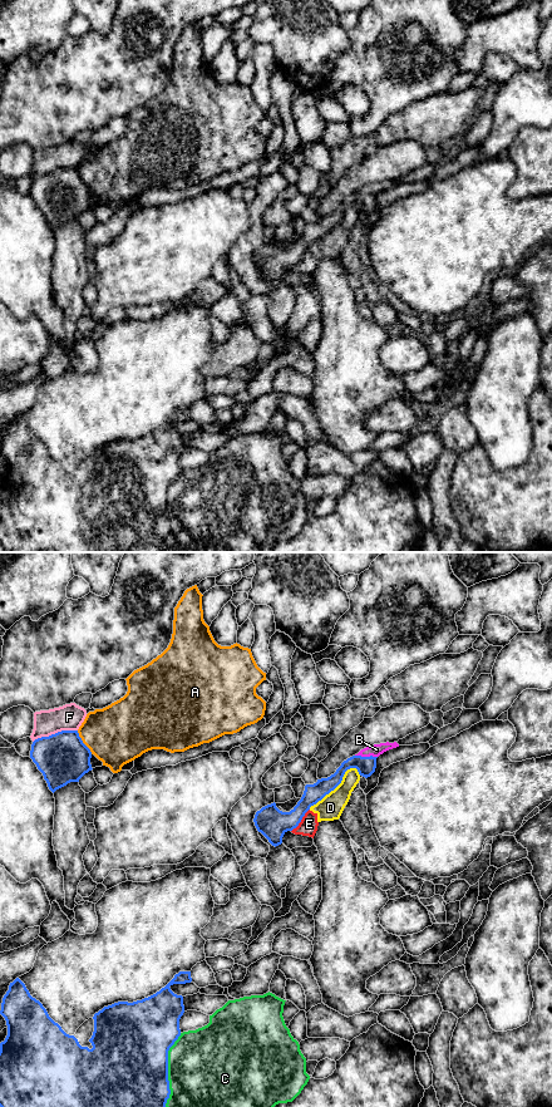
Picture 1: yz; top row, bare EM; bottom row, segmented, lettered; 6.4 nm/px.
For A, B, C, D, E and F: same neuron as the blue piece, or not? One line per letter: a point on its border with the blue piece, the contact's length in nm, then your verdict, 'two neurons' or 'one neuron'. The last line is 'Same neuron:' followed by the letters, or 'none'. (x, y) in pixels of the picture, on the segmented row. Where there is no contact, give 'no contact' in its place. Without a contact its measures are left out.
A: yz (82, 742) | 180 nm | two neurons
B: yz (366, 757) | 140 nm | two neurons
C: yz (167, 1069) | 480 nm | two neurons
D: yz (335, 787) | 400 nm | two neurons
E: yz (301, 818) | 190 nm | two neurons
F: yz (55, 733) | 300 nm | two neurons
Same neuron: none

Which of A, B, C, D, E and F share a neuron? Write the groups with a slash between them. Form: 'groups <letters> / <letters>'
groups A / B / C / D E / F

